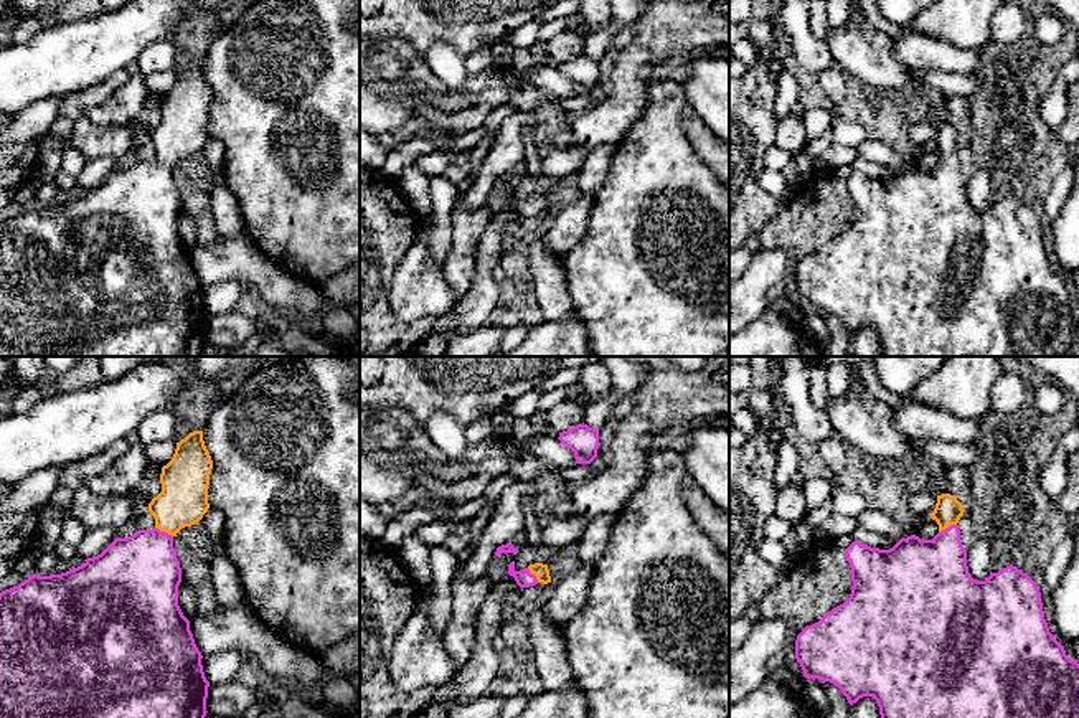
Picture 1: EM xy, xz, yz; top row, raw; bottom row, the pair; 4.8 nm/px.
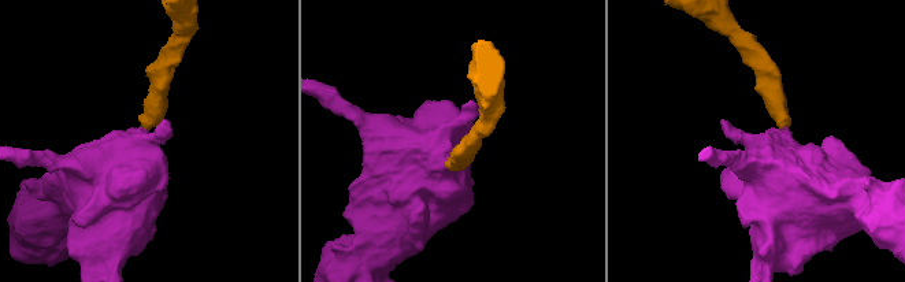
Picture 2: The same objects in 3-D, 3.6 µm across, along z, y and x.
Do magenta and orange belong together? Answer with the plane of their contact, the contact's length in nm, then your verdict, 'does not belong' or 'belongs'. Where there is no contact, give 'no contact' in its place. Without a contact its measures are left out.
meets magenta in xy; contact 100 nm long; belongs

